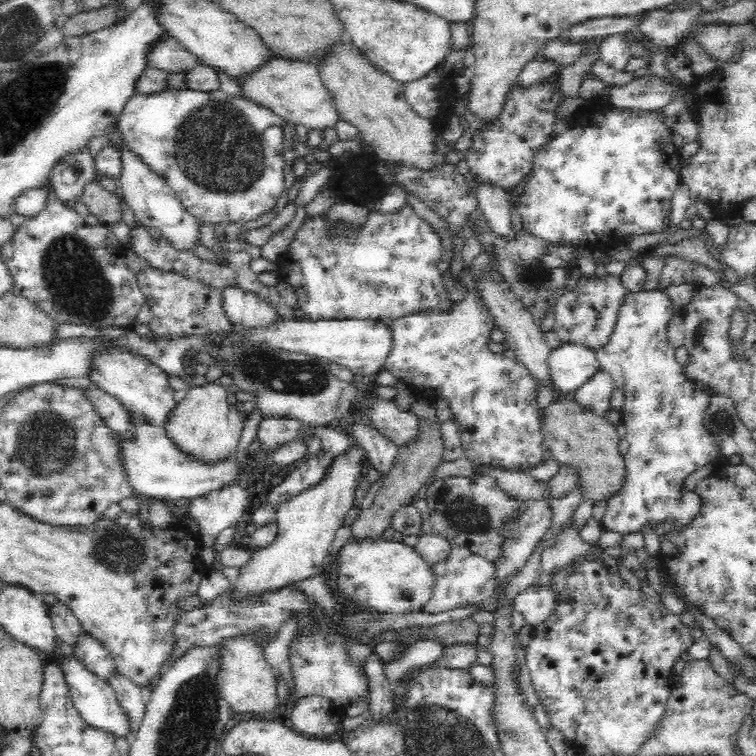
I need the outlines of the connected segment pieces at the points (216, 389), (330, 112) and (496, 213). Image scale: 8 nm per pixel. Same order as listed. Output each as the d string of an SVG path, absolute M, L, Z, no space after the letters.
M223 378L214 384L189 388L182 394L180 404L176 406L172 418L166 424L167 435L174 444L188 455L208 464L234 457L241 438L240 433L244 428L244 413L231 406L226 384L227 380Z
M274 57L255 73L249 74L238 82L242 96L256 101L260 106L269 108L278 116L292 124L302 124L308 130L334 128L341 120L332 93L324 86L318 67L304 61L291 61Z
M495 185L475 187L479 209L488 223L488 229L502 240L511 241L516 232L510 219L509 193Z

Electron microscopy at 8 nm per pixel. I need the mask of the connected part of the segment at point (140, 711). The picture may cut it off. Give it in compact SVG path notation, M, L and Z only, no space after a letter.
M114 674L107 680L114 689L118 705L126 713L126 738L129 743L135 738L140 728L140 723L145 717L145 706L147 700L146 690L142 690L122 674Z

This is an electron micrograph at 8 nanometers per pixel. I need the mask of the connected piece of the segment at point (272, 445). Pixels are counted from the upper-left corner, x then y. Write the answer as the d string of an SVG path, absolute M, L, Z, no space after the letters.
M266 418L257 429L257 438L264 451L276 451L281 445L292 441L305 425L295 419Z

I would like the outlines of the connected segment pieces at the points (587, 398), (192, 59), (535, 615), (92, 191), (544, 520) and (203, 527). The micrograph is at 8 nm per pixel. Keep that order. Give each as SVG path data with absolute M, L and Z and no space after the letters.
M600 371L576 390L574 401L592 415L604 418L612 410L610 400L614 388L615 383L611 376L605 371Z
M172 37L160 40L152 48L152 52L149 53L147 66L170 73L186 73L200 64L201 62L195 54L188 52L180 42L177 42Z
M532 584L513 599L513 608L520 612L526 620L526 624L532 627L542 624L554 612L555 606L555 594L549 586L544 587Z
M97 181L87 184L81 199L87 206L88 212L101 222L99 224L110 228L112 224L122 222L120 194L116 196L114 193L107 192Z
M548 500L524 501L524 516L506 527L507 539L503 542L503 553L496 559L496 588L508 582L525 566L526 561L534 552L538 542L552 528L551 509Z
M231 484L229 487L221 488L220 490L210 491L206 496L199 496L191 499L189 507L189 518L193 519L199 525L199 532L196 539L201 546L199 556L202 557L206 568L212 569L212 562L214 562L214 542L218 538L218 534L230 526L238 525L238 520L244 514L250 513L250 495L252 491L246 491L240 485Z

